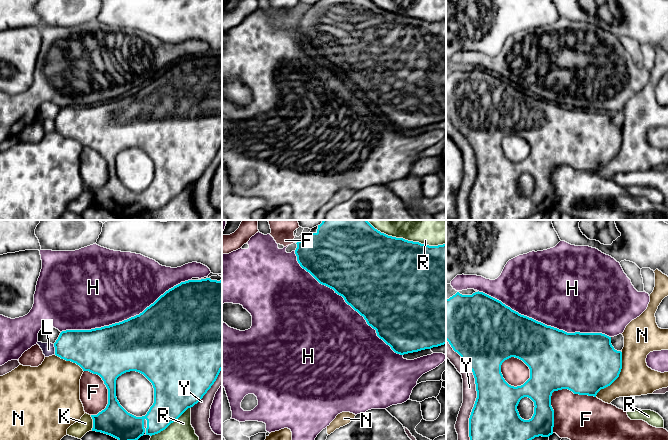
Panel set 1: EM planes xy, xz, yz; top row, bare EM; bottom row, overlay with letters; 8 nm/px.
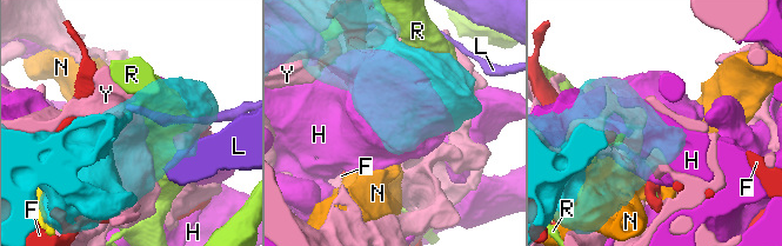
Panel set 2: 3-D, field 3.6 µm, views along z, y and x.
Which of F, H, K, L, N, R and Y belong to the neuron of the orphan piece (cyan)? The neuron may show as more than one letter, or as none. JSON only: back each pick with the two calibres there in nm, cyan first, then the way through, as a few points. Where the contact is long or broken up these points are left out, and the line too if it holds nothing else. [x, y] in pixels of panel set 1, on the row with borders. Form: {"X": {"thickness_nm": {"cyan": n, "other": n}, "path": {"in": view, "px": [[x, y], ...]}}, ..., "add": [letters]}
{"H": {"thickness_nm": {"cyan": 420, "other": 500}}, "add": ["H"]}

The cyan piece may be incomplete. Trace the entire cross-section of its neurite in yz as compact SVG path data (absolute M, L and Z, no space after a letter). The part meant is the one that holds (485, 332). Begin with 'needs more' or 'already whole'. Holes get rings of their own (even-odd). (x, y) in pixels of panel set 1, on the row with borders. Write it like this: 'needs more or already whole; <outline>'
already whole; M479 291L472 295L457 292L446 299L446 340L468 364L475 378L477 398L469 418L470 440L532 440L539 436L549 437L554 427L554 410L551 406L554 391L568 389L574 394L596 397L601 389L610 386L619 377L622 369L622 352L614 349L611 337L602 333L567 333L521 315ZM511 357L522 360L530 369L530 378L521 386L509 385L501 373L502 363ZM524 397L530 398L535 406L529 420L522 419L517 410Z

